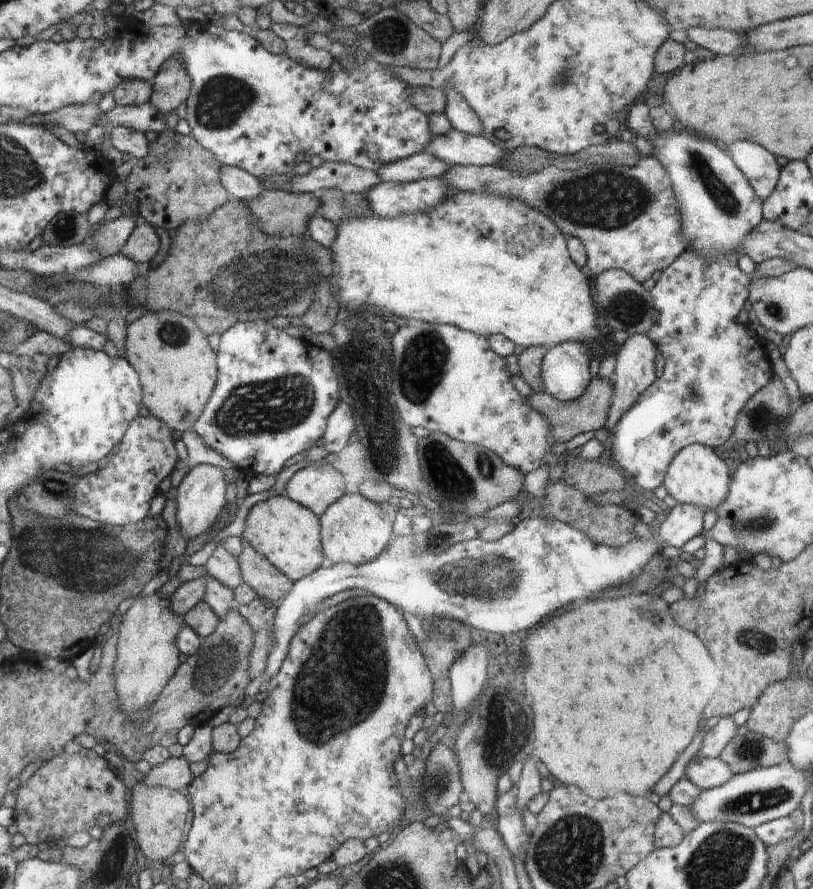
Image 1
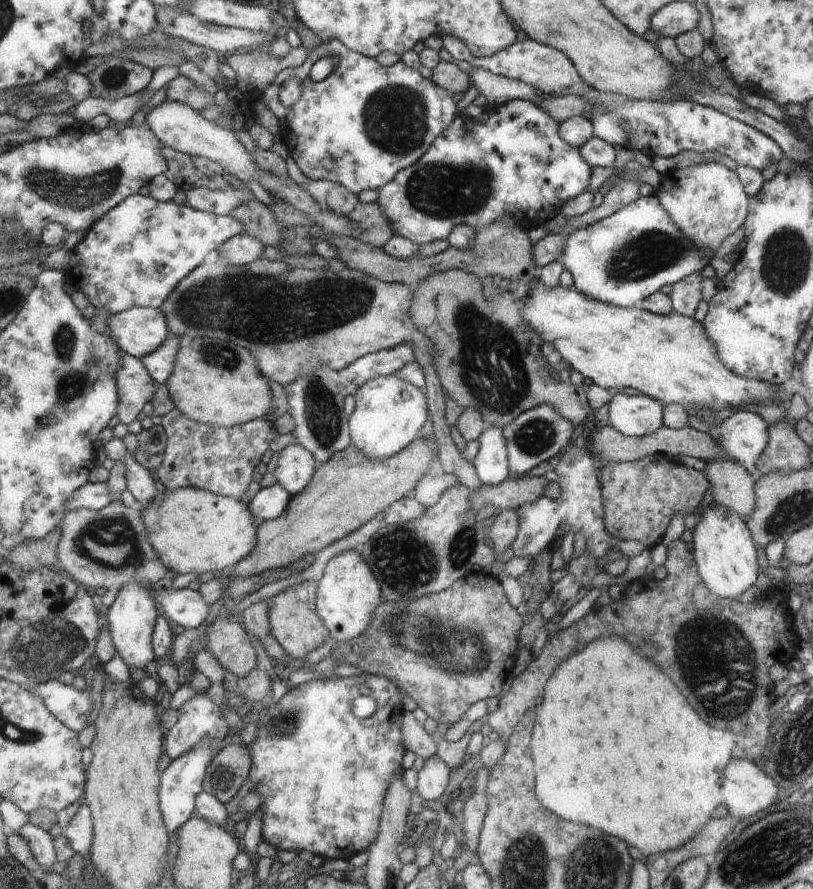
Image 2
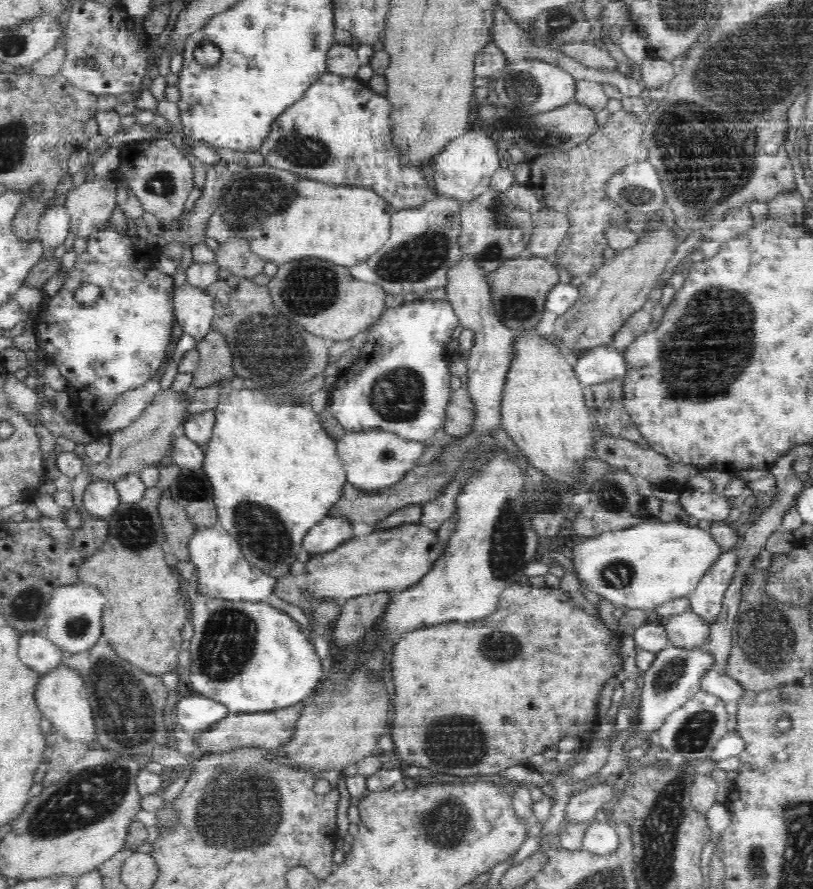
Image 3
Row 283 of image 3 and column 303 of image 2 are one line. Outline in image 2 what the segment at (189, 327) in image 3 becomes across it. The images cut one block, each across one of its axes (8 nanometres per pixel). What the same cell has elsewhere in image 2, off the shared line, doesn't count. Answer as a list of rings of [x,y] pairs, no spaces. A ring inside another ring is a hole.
[[[309,179],[301,187],[314,198],[314,202],[317,202],[321,209],[336,213],[336,216],[348,217],[360,203],[357,194],[329,180]]]

